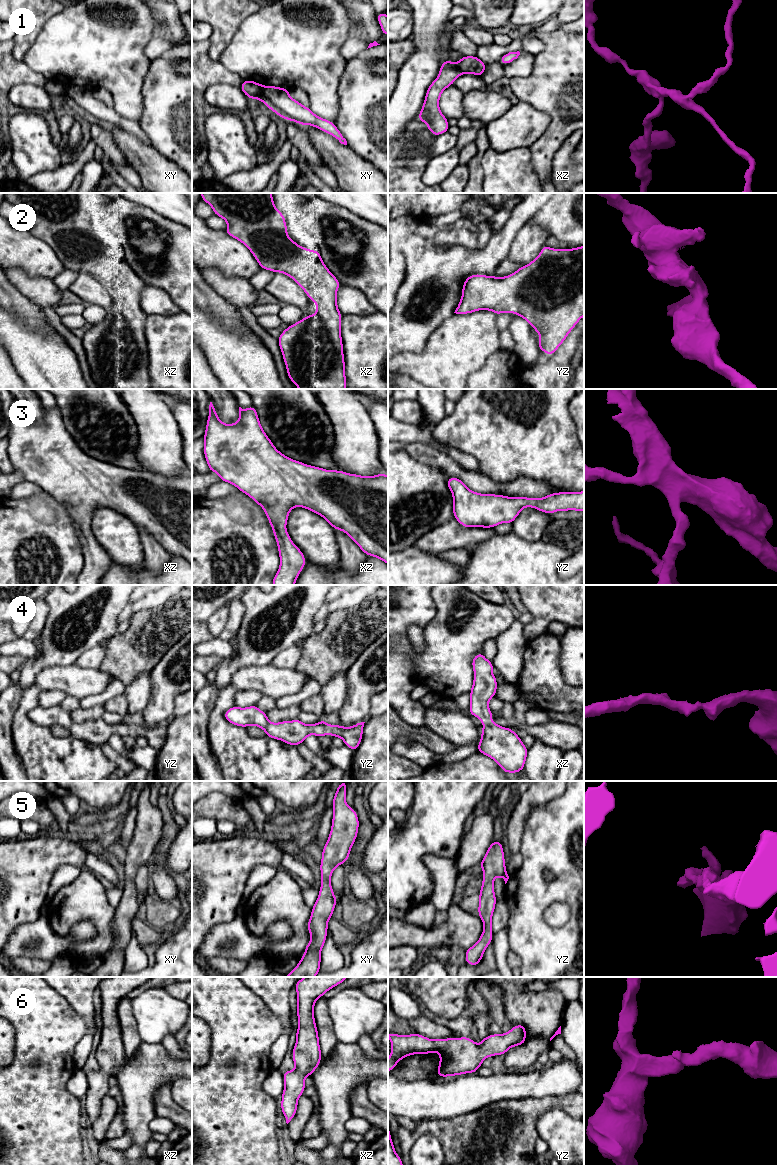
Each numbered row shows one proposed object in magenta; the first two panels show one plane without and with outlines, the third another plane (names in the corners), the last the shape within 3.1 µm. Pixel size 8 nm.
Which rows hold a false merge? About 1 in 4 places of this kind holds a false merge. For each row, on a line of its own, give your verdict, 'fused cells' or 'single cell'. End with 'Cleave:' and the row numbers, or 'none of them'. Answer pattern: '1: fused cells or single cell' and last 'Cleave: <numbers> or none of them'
1: fused cells
2: single cell
3: single cell
4: single cell
5: single cell
6: single cell
Cleave: 1

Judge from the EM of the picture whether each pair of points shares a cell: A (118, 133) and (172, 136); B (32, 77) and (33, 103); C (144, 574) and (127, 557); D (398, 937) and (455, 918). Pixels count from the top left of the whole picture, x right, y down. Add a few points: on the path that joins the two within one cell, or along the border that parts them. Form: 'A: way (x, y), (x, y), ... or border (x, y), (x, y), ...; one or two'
A: border (151, 144), (167, 158); two
B: border (42, 86), (17, 84), (10, 90); two
C: border (117, 564), (137, 570), (143, 566); two
D: way (412, 936), (436, 936), (441, 932); one

